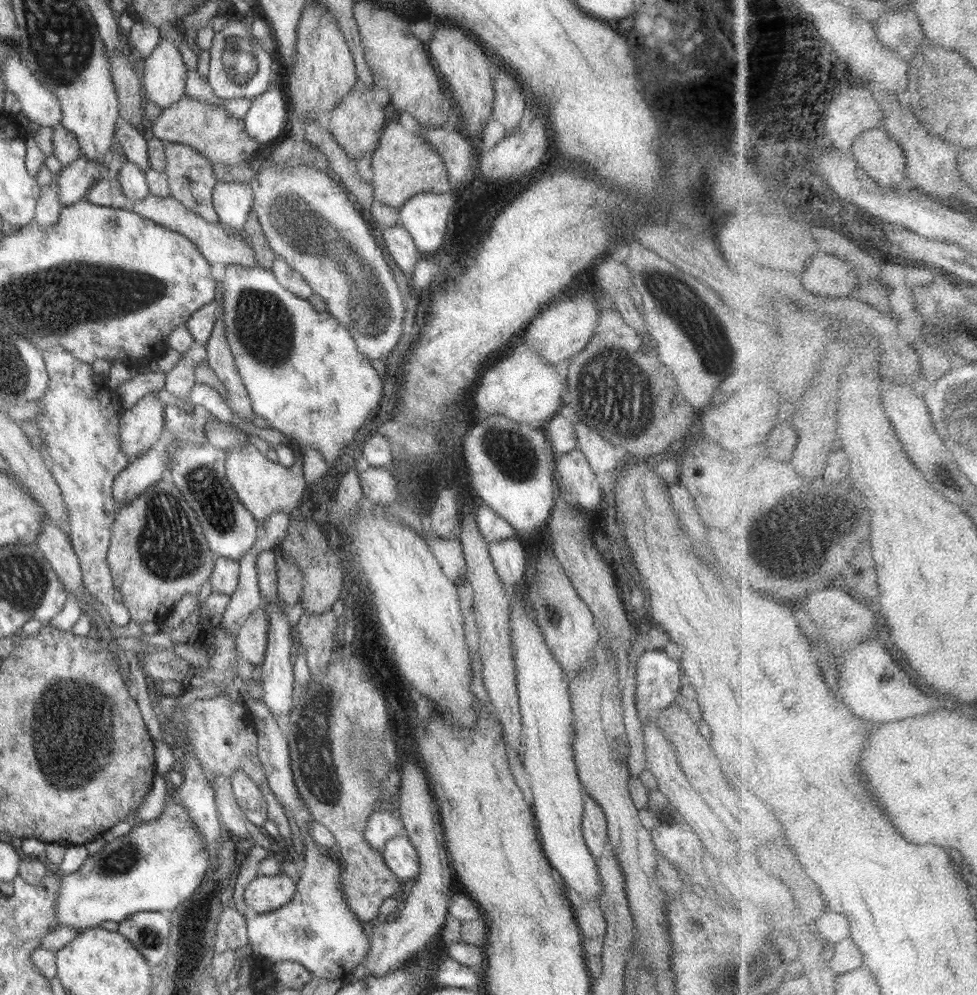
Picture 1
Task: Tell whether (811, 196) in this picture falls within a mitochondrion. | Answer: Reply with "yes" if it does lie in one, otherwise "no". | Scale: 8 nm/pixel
no

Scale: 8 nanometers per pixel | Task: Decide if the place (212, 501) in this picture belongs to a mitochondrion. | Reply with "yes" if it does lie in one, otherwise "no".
yes

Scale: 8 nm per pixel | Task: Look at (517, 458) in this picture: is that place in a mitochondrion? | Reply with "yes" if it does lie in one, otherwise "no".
yes

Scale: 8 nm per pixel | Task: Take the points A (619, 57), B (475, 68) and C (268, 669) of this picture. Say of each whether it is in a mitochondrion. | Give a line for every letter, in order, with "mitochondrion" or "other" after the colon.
A: mitochondrion
B: other
C: other

